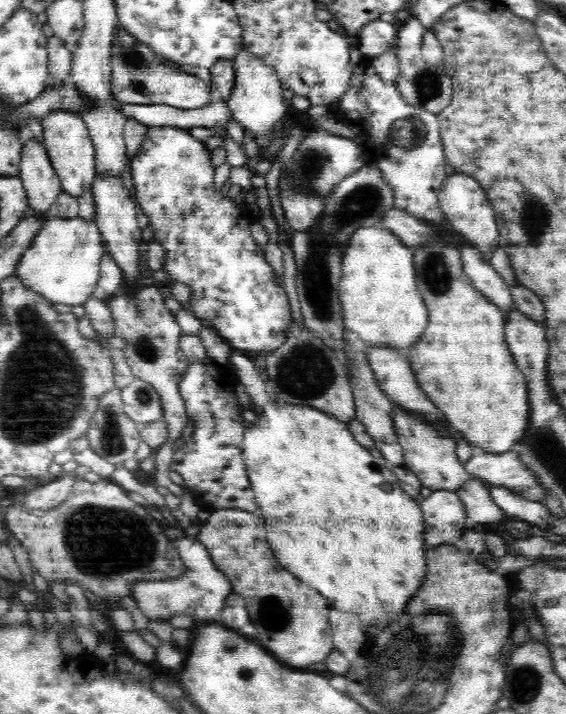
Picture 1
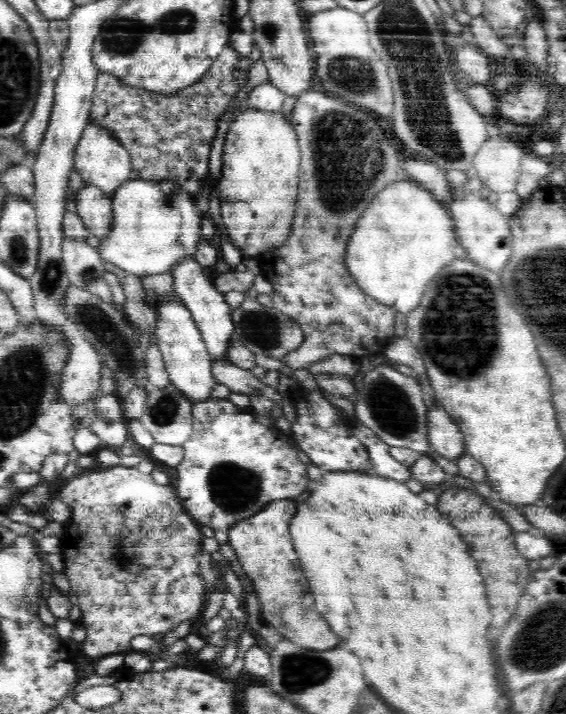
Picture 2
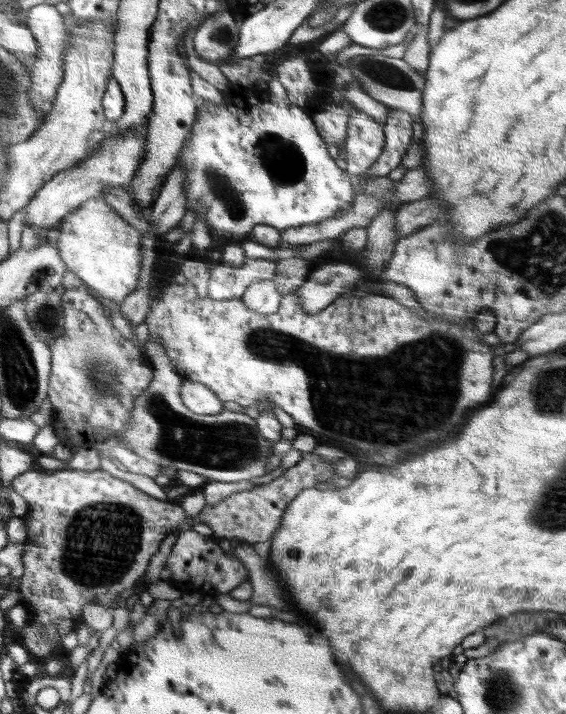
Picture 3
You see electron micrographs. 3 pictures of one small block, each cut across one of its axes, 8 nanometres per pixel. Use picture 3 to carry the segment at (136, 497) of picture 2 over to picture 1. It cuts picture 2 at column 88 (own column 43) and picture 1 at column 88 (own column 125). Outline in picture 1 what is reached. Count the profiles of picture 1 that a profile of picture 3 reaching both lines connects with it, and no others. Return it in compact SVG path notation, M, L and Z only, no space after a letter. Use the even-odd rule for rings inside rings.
M85 478L79 479L66 500L46 509L42 517L22 510L20 499L14 499L7 506L5 520L13 537L26 548L30 563L46 582L75 583L82 589L90 590L97 599L104 600L108 608L122 608L120 598L130 596L130 584L134 582L168 581L185 572L178 549L168 539L162 524L144 509L144 505L131 500L120 484L114 484L107 478L96 484L87 482Z

